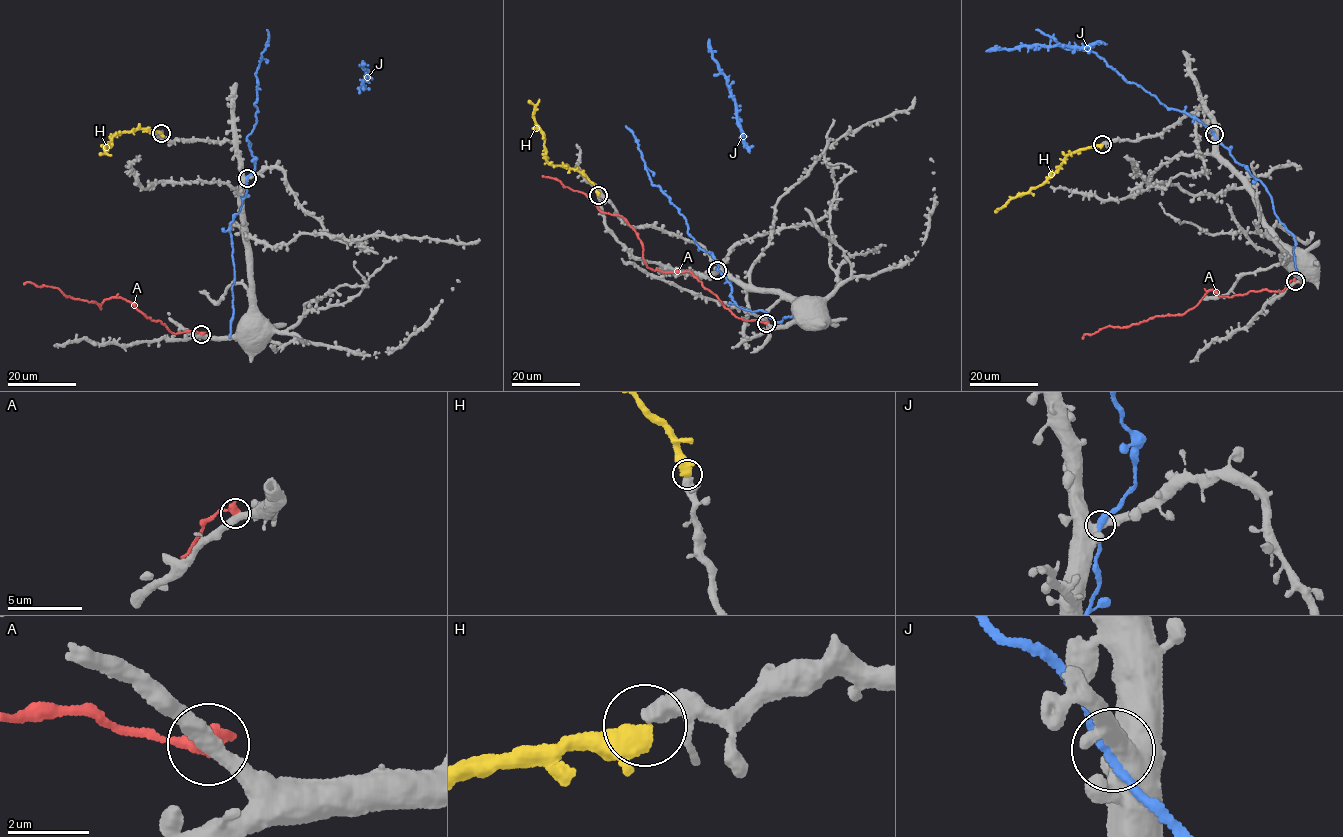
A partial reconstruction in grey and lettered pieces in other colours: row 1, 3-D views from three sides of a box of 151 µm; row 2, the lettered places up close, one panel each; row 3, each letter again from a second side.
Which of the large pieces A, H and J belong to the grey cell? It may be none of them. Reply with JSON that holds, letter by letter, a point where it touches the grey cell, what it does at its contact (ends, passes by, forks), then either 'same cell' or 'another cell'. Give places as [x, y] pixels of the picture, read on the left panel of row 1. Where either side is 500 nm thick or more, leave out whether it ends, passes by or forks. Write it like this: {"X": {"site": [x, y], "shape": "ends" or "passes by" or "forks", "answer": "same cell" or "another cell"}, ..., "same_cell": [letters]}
{"A": {"site": [201, 334], "answer": "another cell"}, "H": {"site": [161, 133], "shape": "passes by", "answer": "same cell"}, "J": {"site": [247, 178], "shape": "passes by", "answer": "another cell"}, "same_cell": ["H"]}

